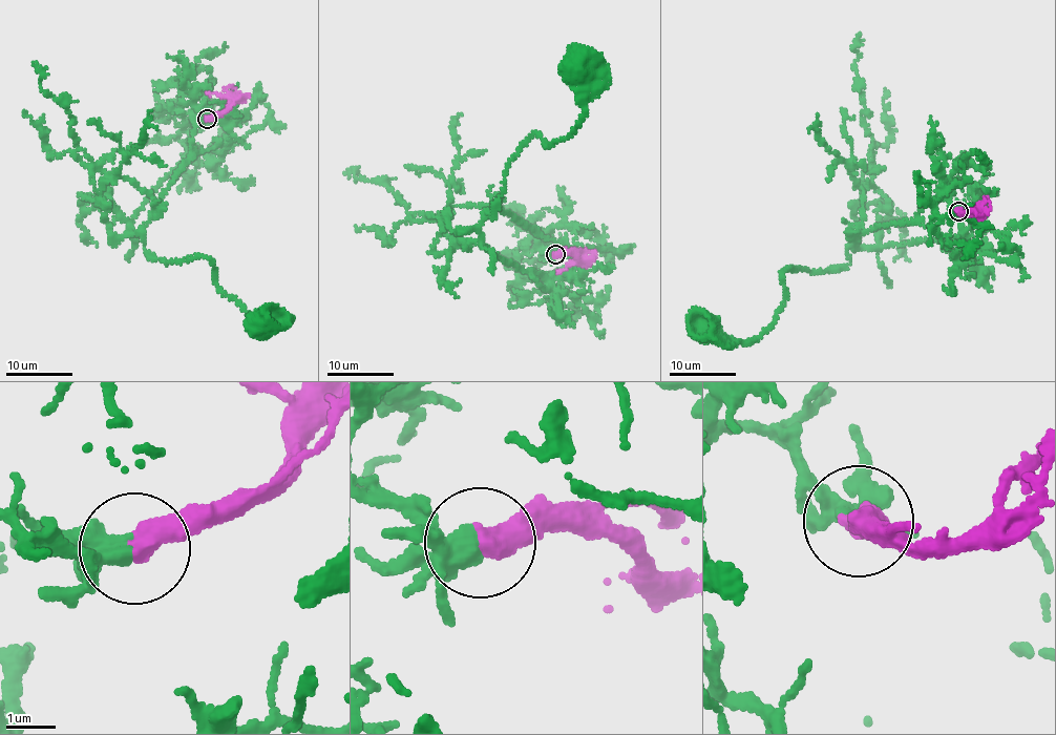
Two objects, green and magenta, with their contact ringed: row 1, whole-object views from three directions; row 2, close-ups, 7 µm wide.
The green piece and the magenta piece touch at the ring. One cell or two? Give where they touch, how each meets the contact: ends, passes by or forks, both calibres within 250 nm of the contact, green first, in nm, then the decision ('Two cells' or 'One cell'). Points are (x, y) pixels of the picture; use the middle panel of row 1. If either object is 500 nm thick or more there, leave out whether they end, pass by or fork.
Place: (555, 254). Thickness 340 nm (green) against 500 nm. One cell

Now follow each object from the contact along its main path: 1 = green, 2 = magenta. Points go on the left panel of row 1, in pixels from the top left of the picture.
1: (208, 119), (193, 117), (191, 151), (147, 223), (144, 248), (166, 265), (206, 256), (214, 280), (257, 323)
2: (208, 119), (220, 114), (229, 104), (226, 97), (207, 91)

